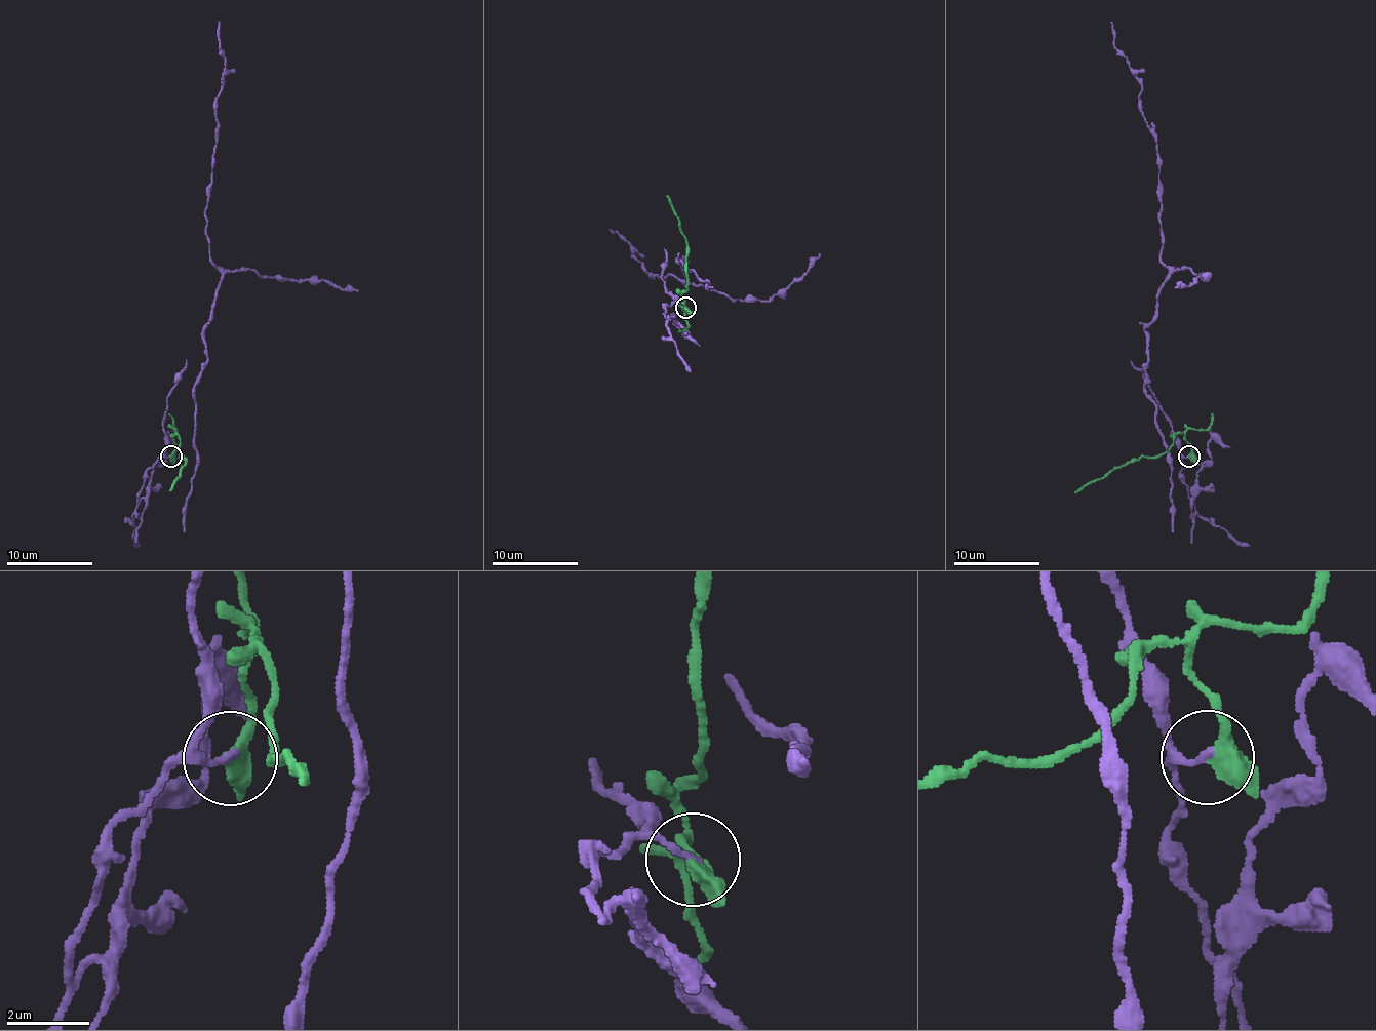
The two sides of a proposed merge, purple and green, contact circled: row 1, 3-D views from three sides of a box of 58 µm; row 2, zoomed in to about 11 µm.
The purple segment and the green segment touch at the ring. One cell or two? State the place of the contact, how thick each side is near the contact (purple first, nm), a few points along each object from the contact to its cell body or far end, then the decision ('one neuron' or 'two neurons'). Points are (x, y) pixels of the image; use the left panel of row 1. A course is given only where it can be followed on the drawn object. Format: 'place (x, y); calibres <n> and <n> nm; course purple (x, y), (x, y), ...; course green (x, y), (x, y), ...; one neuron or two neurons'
place (170, 457); calibres 150 and 360 nm; course purple (171, 457), (169, 392), (207, 359), (223, 274), (205, 208), (219, 21); course green (171, 457), (178, 433), (180, 457), (187, 460), (168, 490); two neurons

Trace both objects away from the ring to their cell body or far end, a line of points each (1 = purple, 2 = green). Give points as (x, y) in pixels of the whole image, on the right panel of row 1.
1: (1189, 457), (1145, 380), (1144, 327), (1169, 274), (1160, 156), (1140, 109), (1141, 81), (1114, 47), (1110, 22)
2: (1189, 457), (1190, 444), (1180, 433), (1171, 446), (1155, 457), (1127, 461), (1073, 493)

